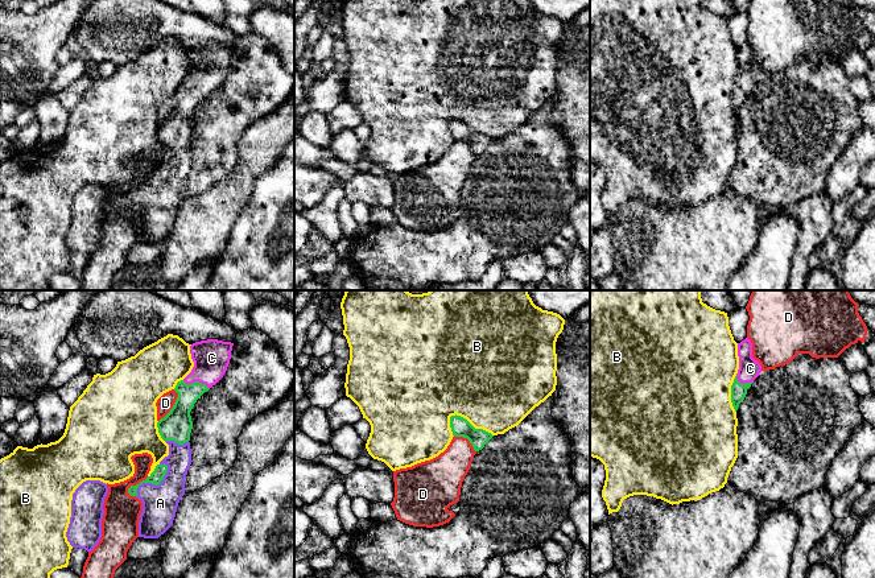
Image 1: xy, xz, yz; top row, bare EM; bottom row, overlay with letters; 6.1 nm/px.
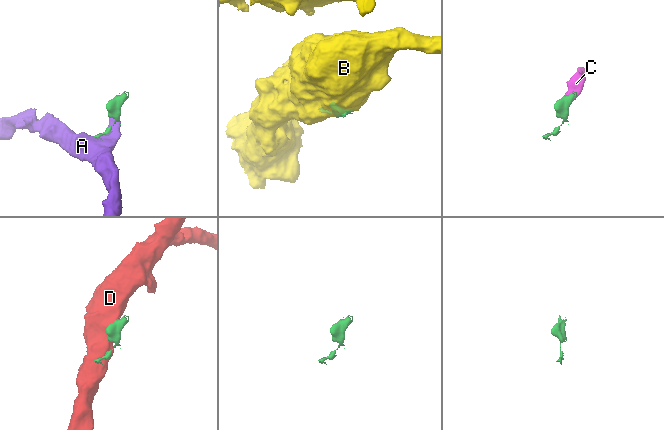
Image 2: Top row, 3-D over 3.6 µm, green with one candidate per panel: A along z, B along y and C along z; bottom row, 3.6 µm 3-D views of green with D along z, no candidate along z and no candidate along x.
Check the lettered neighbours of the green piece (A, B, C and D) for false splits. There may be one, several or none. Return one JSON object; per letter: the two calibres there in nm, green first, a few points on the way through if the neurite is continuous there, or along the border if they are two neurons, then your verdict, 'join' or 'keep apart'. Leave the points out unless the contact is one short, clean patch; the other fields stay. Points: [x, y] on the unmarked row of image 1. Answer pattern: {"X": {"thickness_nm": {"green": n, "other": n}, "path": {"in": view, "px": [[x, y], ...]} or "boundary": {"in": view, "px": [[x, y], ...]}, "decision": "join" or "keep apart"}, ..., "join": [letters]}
{"A": {"thickness_nm": {"green": 80, "other": 220}, "decision": "join"}, "B": {"thickness_nm": {"green": 110, "other": 480}, "decision": "keep apart"}, "C": {"thickness_nm": {"green": 150, "other": 220}, "path": {"in": "xy", "px": [[178, 123], [189, 94], [195, 86], [209, 73], [211, 62]]}, "decision": "join"}, "D": {"thickness_nm": {"green": 180, "other": 100}, "decision": "keep apart"}, "join": ["A", "C"]}

